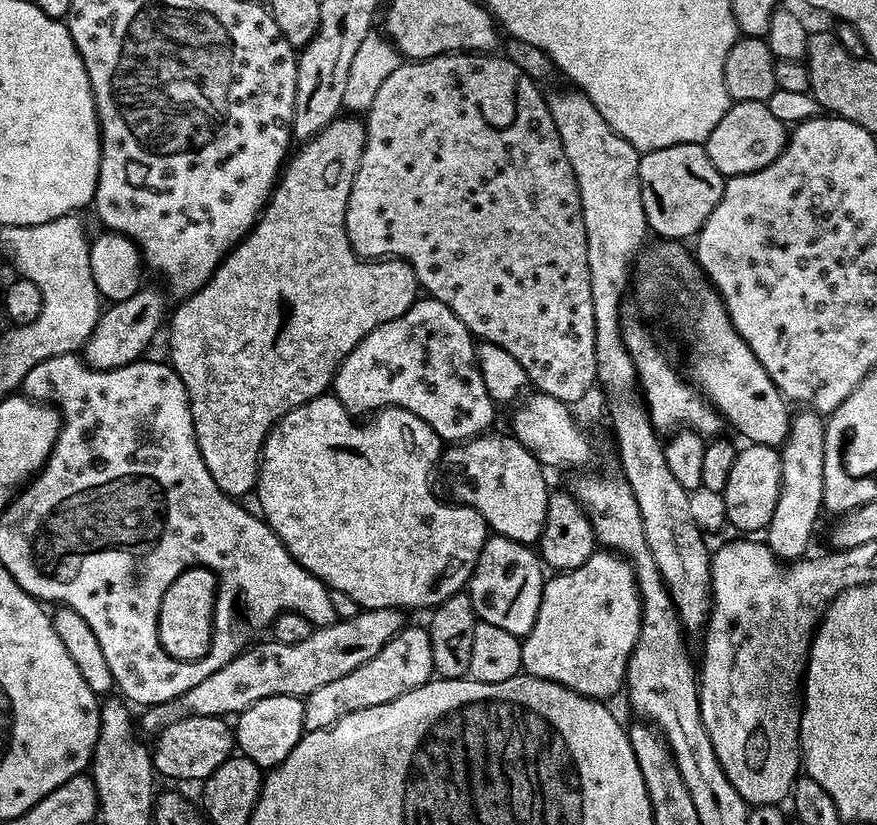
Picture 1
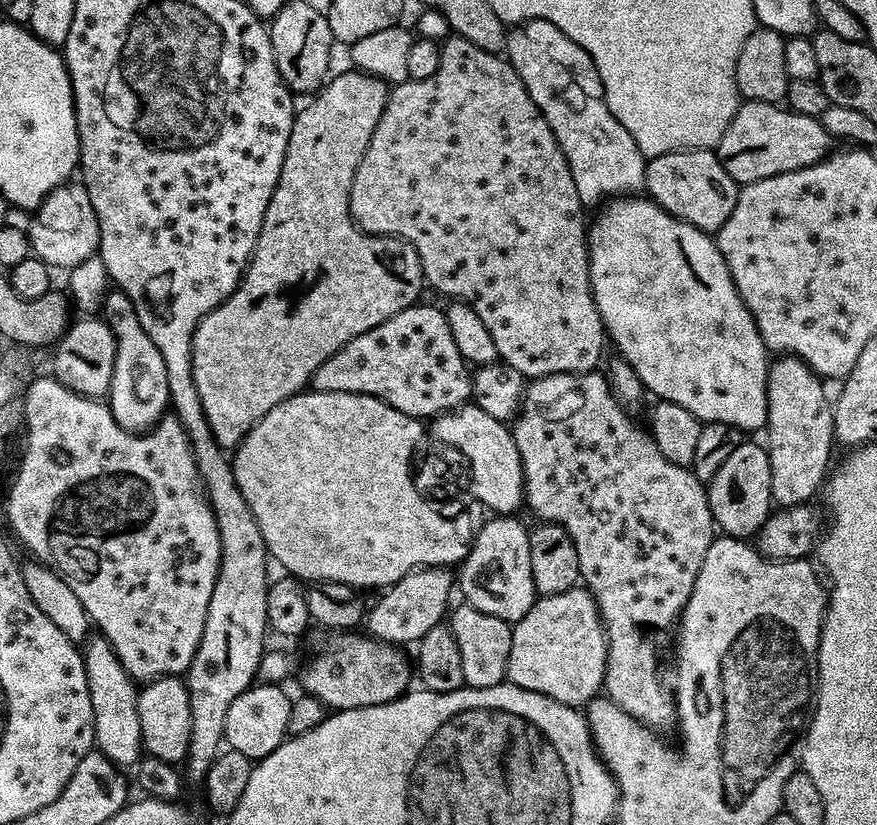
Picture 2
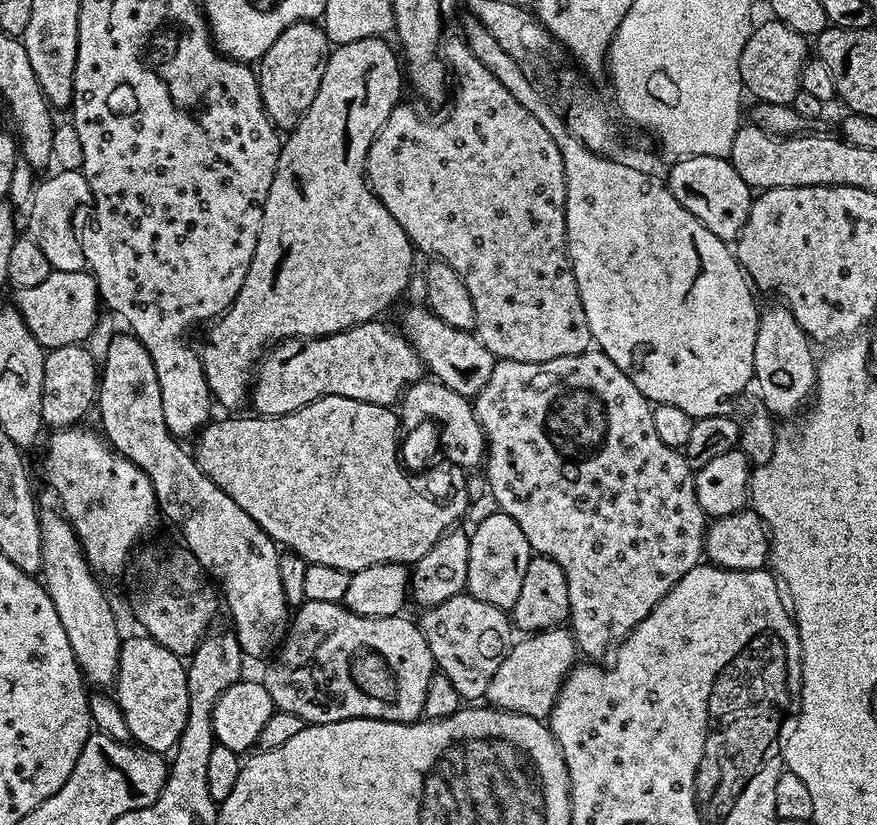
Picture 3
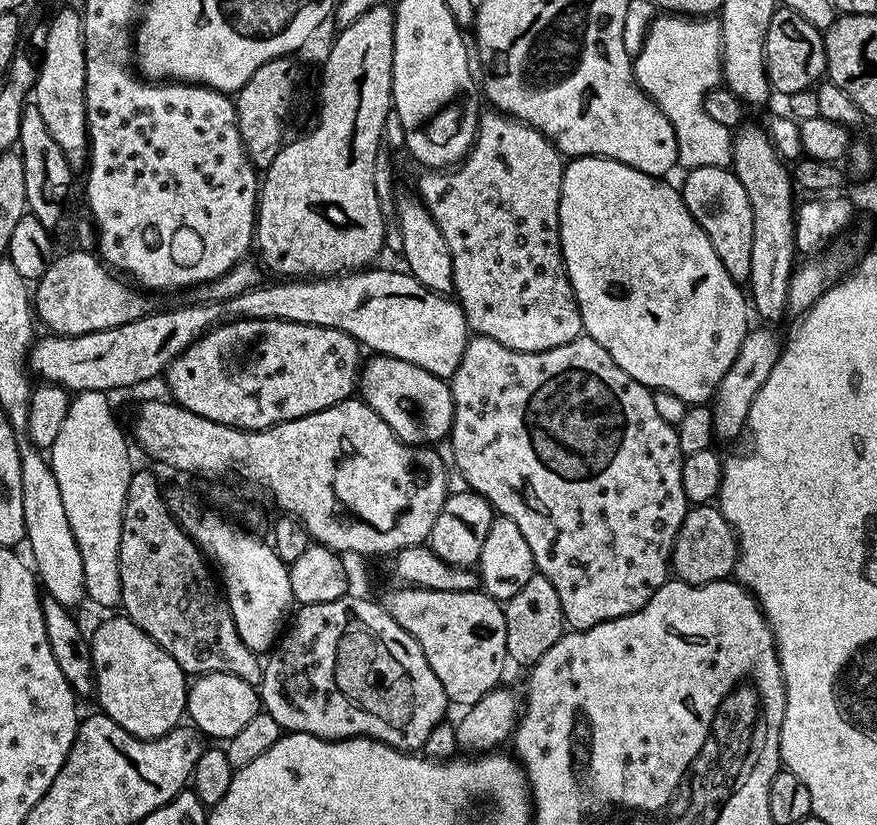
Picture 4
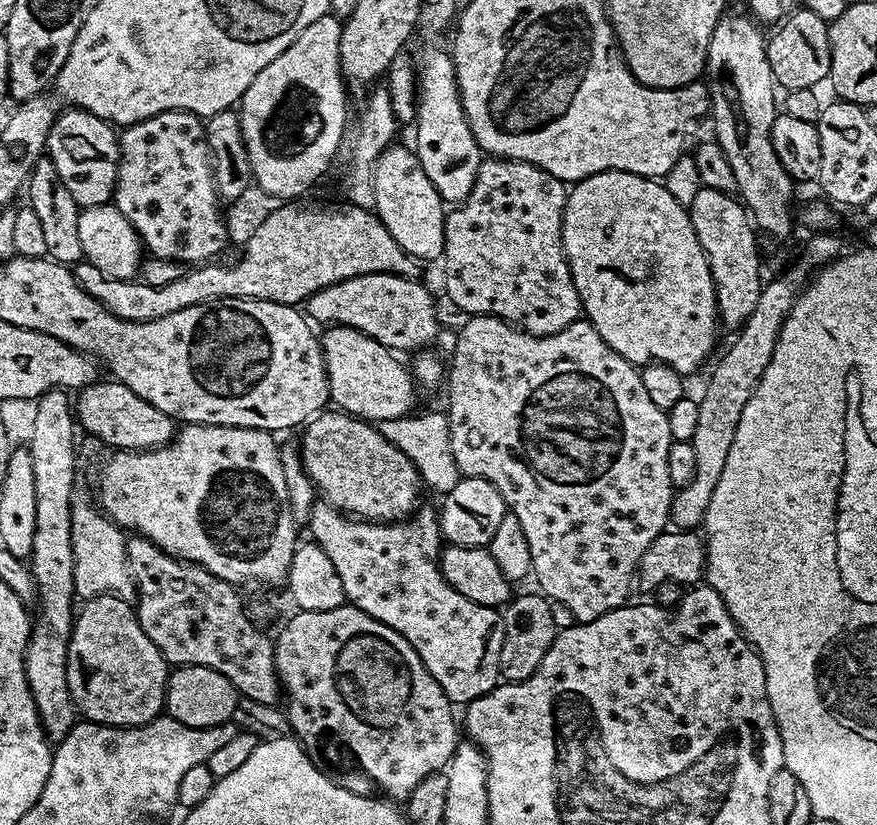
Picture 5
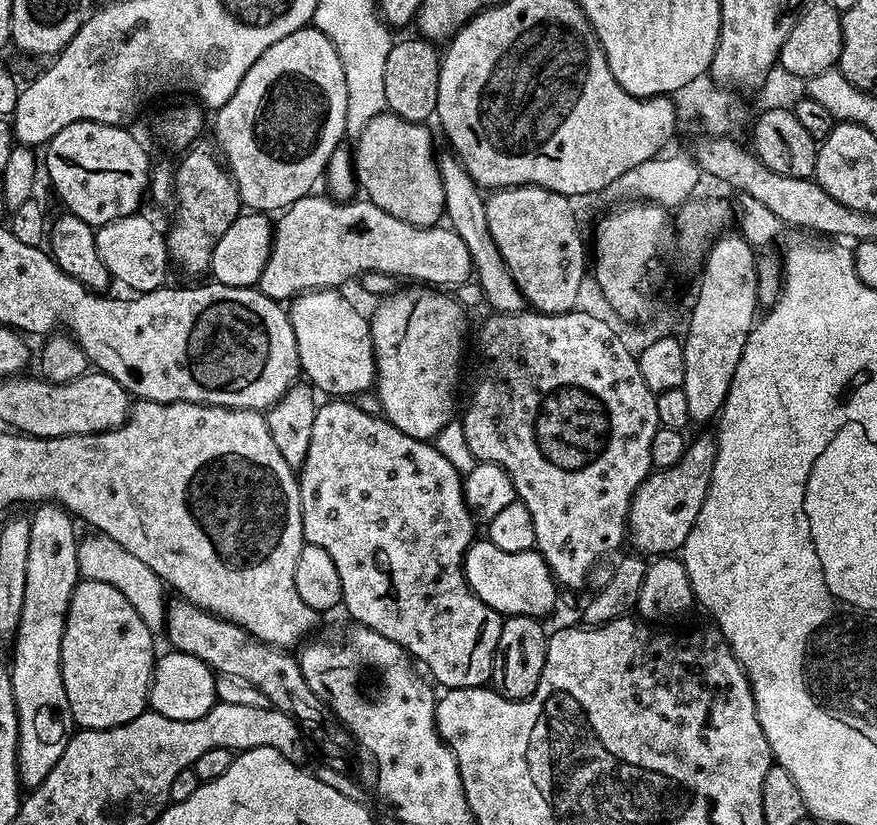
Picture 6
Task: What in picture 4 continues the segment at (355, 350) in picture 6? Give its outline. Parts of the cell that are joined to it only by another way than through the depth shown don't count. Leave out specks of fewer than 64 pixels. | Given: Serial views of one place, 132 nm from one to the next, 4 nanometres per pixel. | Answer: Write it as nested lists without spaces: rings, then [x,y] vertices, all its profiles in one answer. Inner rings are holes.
[[[379,354],[363,365],[358,381],[358,392],[364,403],[372,409],[396,431],[396,436],[406,445],[416,446],[420,440],[420,420],[416,415],[424,415],[424,436],[431,442],[440,442],[451,433],[452,389],[441,377],[422,370],[422,366],[414,366],[414,362],[402,362],[393,356]]]

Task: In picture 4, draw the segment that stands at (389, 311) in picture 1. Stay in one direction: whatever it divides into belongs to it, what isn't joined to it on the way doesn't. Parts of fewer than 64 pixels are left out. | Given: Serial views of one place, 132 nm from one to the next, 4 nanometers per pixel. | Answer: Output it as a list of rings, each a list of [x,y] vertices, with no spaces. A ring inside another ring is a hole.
[[[382,2],[378,6],[374,6],[370,10],[366,10],[366,14],[362,14],[357,20],[355,20],[349,28],[340,28],[338,34],[340,37],[332,44],[332,49],[328,52],[328,57],[324,60],[324,77],[320,80],[320,113],[316,116],[316,125],[309,130],[305,136],[300,136],[297,140],[289,139],[285,143],[284,147],[280,149],[280,153],[274,158],[274,162],[270,162],[270,166],[263,173],[262,185],[260,187],[260,195],[258,197],[258,209],[256,217],[256,234],[254,237],[255,247],[260,247],[260,256],[264,259],[264,264],[272,272],[277,272],[277,277],[280,278],[327,278],[335,276],[337,274],[347,274],[353,270],[364,270],[369,266],[375,265],[376,260],[380,256],[380,251],[384,248],[384,208],[385,205],[378,198],[378,190],[376,189],[376,183],[374,182],[374,170],[376,169],[376,160],[382,155],[382,148],[380,148],[380,139],[384,136],[384,127],[388,124],[388,116],[390,120],[390,113],[393,111],[394,105],[392,102],[392,59],[394,58],[394,22],[396,21],[396,13],[391,7],[387,8],[387,3]]]

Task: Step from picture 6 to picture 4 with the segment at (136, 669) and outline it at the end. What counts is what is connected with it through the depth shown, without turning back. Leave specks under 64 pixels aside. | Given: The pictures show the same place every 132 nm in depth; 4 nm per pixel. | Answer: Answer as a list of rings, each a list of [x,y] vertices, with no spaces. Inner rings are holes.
[[[123,614],[112,616],[97,626],[96,633],[91,633],[90,643],[96,679],[94,700],[100,703],[99,711],[103,715],[118,722],[118,726],[122,726],[140,740],[153,740],[165,736],[185,719],[190,687],[189,677],[182,670],[182,666],[178,666],[178,662],[174,662],[174,658],[166,654],[166,650],[162,650],[162,646],[158,646],[158,642],[149,638],[137,624]]]

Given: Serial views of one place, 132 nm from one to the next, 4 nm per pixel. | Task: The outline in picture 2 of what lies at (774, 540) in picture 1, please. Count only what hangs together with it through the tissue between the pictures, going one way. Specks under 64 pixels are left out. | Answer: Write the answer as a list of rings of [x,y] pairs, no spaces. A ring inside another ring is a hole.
[[[781,355],[768,365],[768,381],[766,382],[766,398],[768,399],[768,423],[766,447],[770,458],[770,482],[772,483],[772,503],[780,508],[793,508],[796,504],[807,504],[812,495],[821,491],[830,472],[828,459],[832,456],[834,445],[833,401],[824,393],[825,381],[817,376],[812,368],[796,356]]]

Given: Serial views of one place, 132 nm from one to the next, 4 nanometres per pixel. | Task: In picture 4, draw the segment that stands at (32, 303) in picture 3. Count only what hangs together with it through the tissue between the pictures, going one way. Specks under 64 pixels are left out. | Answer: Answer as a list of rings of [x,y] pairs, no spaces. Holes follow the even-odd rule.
[[[88,250],[75,251],[65,256],[57,255],[34,288],[34,312],[39,323],[41,320],[48,327],[49,333],[81,336],[126,326],[149,315],[150,307],[143,291],[127,288],[119,275],[105,267],[99,255]]]

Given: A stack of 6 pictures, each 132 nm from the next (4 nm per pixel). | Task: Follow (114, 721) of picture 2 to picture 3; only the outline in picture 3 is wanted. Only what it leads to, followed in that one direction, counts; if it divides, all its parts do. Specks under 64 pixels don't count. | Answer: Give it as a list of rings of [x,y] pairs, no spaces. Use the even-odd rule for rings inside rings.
[[[59,511],[40,512],[40,533],[42,583],[54,602],[54,610],[58,610],[58,622],[62,622],[66,638],[70,638],[70,650],[74,650],[80,674],[89,685],[96,684],[92,686],[115,685],[122,631],[116,625],[116,612],[103,586],[96,581],[97,573],[88,565],[76,531]]]

